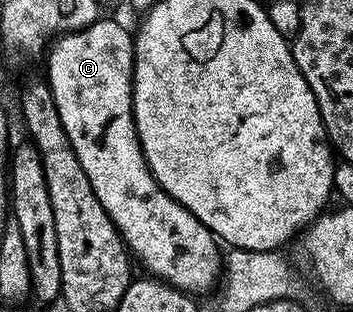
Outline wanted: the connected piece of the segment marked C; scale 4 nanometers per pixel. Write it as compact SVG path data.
M103 16L84 30L72 30L58 35L46 51L46 58L45 81L53 92L57 116L61 116L65 136L69 136L73 152L77 152L77 160L81 160L81 168L85 168L85 176L89 176L89 184L93 184L97 200L101 200L101 208L105 208L109 220L113 220L113 224L119 229L119 235L122 236L130 257L138 265L140 262L150 277L168 282L179 290L186 290L192 296L200 296L199 294L214 286L216 289L225 270L225 258L221 250L219 254L220 243L211 230L205 228L205 224L201 224L201 220L197 220L193 212L189 212L189 208L173 200L173 196L169 196L169 192L161 188L139 143L131 91L131 73L135 63L135 39L132 31L127 31L121 23Z

